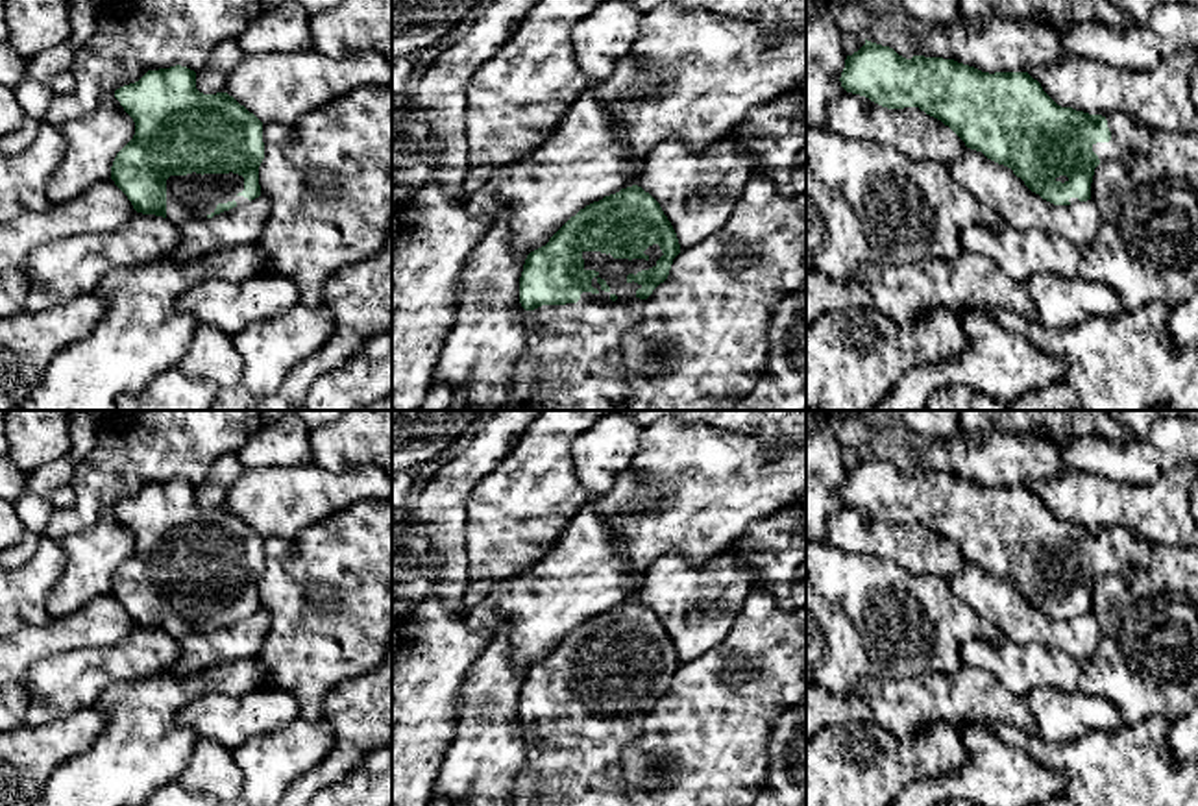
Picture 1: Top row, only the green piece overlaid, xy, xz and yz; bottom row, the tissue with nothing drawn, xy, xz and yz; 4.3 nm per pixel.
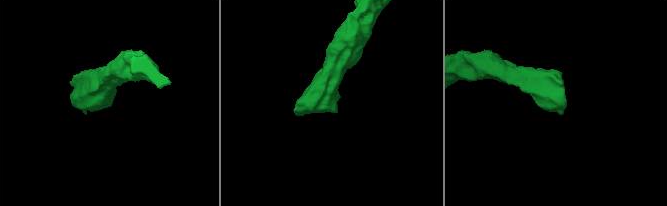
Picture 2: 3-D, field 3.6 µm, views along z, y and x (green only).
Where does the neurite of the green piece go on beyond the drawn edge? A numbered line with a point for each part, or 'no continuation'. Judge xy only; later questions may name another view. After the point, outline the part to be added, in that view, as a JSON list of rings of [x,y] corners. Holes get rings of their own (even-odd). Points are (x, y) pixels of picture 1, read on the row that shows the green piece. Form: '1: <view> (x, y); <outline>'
1: xy (191, 196); [[[187,174],[166,179],[166,218],[179,226],[185,220],[207,218],[218,203],[248,203],[240,192],[244,177],[238,174]]]

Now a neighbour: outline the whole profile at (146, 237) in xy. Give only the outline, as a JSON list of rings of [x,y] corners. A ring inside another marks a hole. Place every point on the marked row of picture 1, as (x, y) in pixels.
[[[142,213],[111,233],[72,235],[43,244],[22,266],[30,281],[26,309],[43,311],[92,294],[107,272],[165,259],[179,244],[179,226]]]

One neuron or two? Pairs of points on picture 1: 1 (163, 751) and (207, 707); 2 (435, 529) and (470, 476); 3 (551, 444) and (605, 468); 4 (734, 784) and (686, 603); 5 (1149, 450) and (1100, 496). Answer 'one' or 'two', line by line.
1: two
2: one
3: two
4: two
5: two

